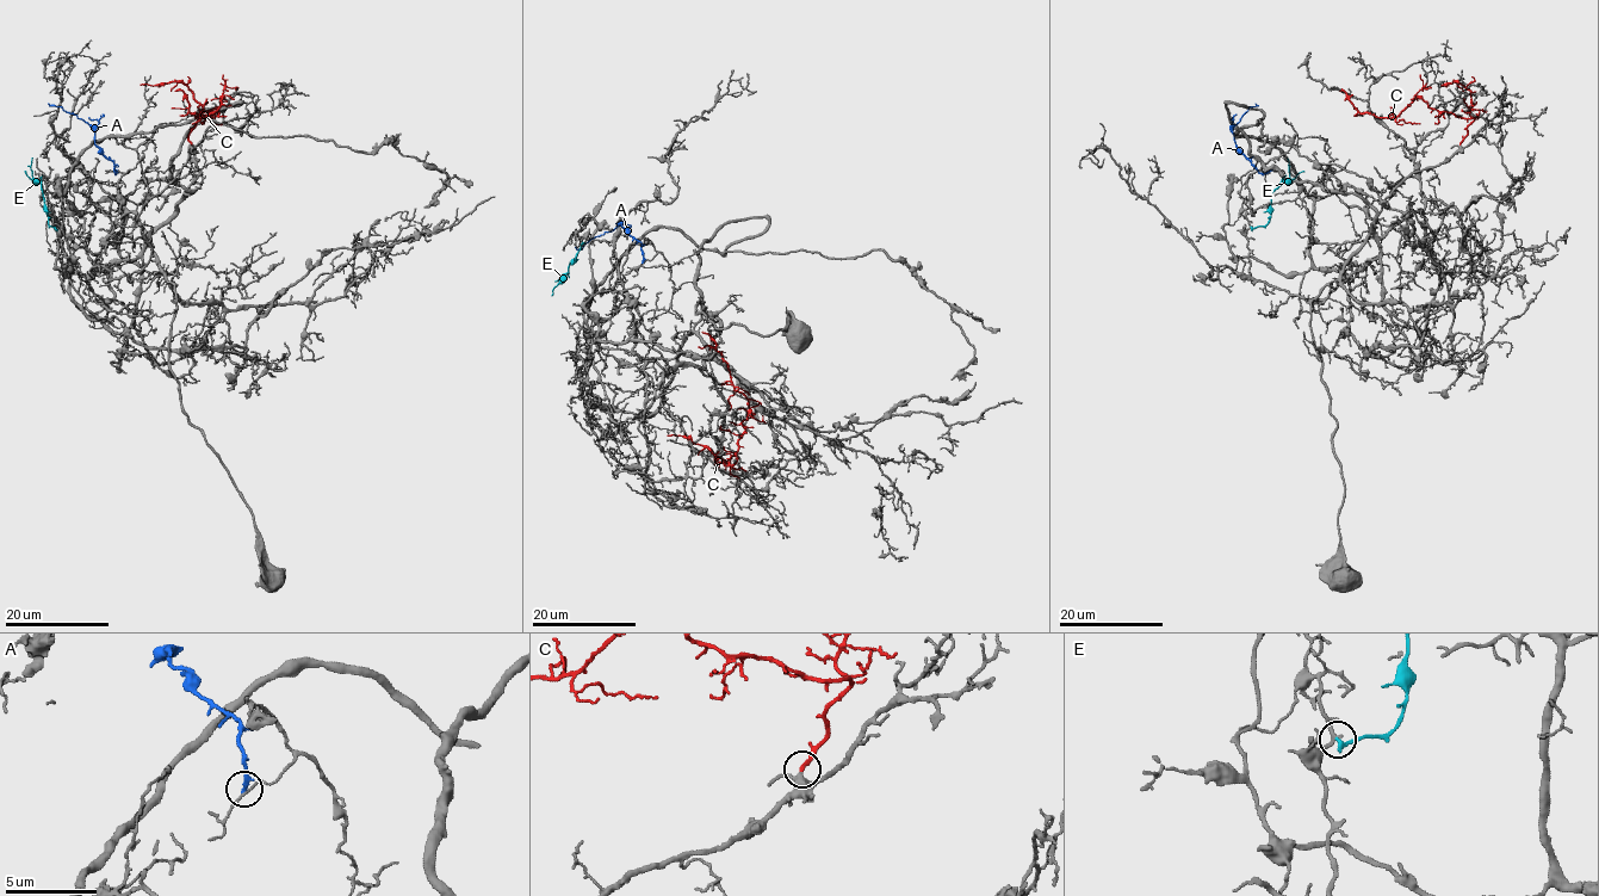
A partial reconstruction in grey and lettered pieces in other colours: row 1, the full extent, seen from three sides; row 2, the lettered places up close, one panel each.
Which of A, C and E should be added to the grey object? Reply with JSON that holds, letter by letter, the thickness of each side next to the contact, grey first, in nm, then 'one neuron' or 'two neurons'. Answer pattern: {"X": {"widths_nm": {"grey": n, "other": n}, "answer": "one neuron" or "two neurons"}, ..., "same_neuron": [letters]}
{"A": {"widths_nm": {"grey": 110, "other": 280}, "answer": "two neurons"}, "C": {"widths_nm": {"grey": 340, "other": 240}, "answer": "one neuron"}, "E": {"widths_nm": {"grey": 150, "other": 280}, "answer": "two neurons"}, "same_neuron": ["C"]}

